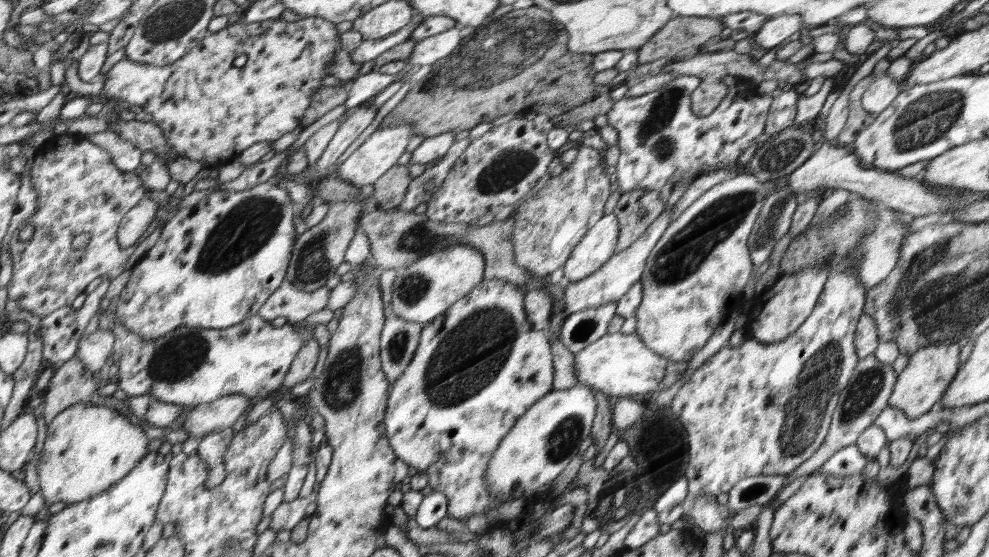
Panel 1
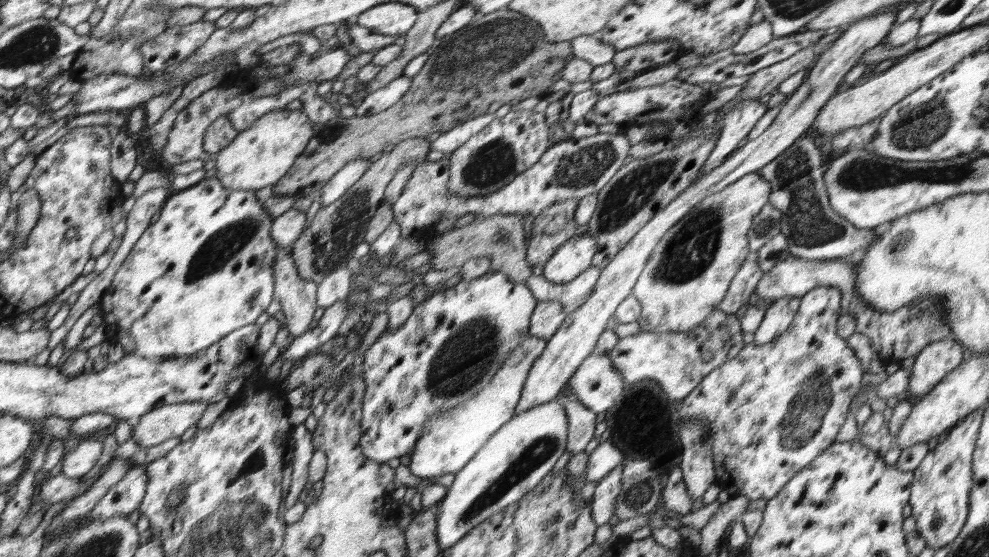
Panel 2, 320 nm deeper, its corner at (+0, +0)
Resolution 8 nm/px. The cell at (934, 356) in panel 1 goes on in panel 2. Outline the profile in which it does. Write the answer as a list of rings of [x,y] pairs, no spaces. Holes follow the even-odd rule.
[[[952,336],[926,345],[912,366],[908,395],[924,396],[962,361],[965,348]]]

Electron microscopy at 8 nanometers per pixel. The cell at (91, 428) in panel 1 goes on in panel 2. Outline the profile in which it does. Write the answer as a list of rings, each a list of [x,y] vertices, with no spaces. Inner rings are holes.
[[[98,437],[82,440],[72,451],[64,450],[61,472],[70,478],[80,478],[94,468],[102,454],[102,442]]]

